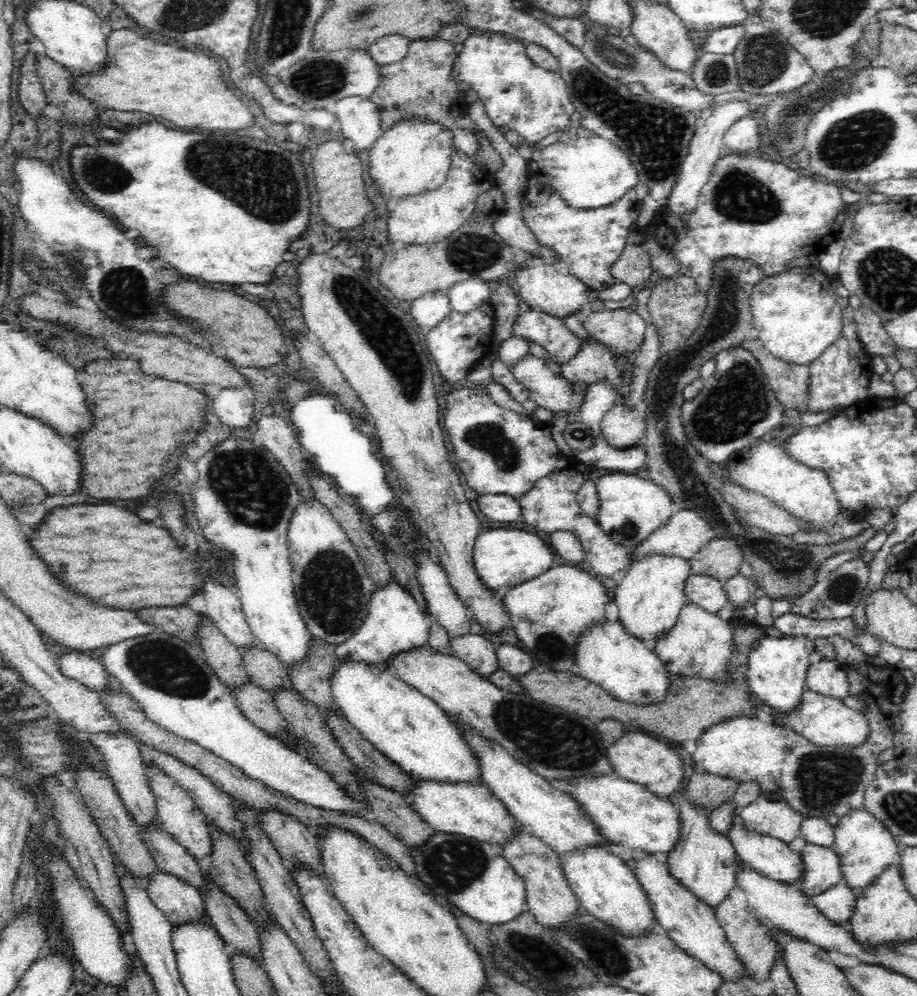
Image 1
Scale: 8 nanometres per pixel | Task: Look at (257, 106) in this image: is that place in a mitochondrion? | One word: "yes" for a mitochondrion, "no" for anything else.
no

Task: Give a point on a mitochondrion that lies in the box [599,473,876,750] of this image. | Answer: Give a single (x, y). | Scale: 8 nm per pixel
(844, 589)

